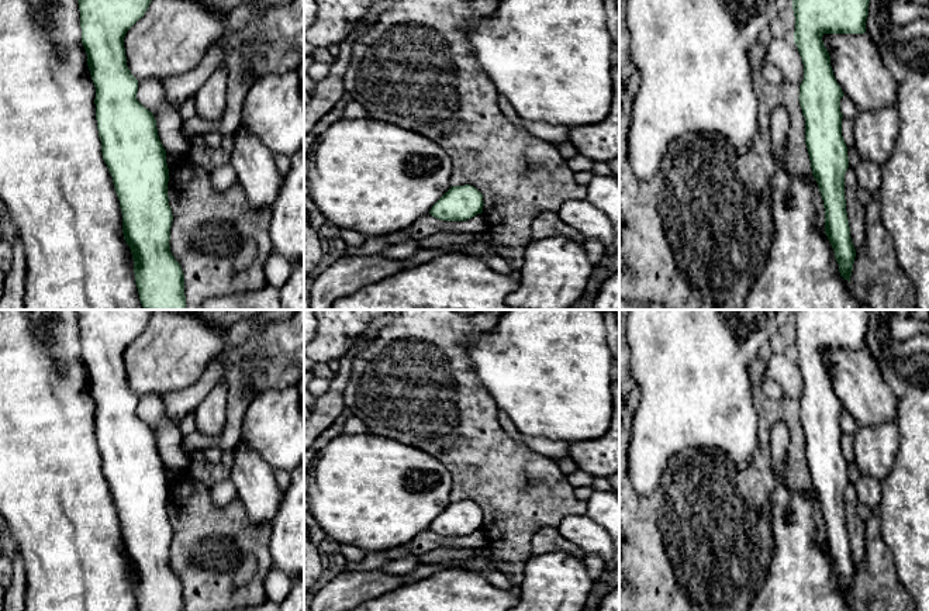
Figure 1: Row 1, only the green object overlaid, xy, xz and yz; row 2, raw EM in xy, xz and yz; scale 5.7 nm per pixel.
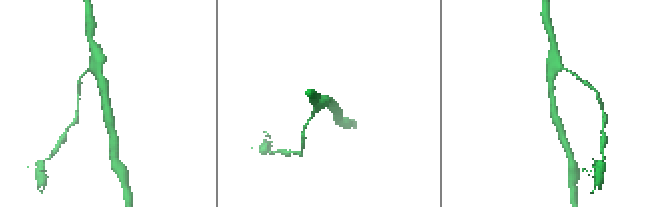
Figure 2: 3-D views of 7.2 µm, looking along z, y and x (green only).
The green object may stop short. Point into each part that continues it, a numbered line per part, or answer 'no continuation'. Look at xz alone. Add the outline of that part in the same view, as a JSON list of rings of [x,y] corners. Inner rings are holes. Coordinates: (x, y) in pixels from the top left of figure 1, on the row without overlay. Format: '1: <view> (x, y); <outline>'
1: xz (372, 492); [[[342,434],[314,456],[307,474],[312,518],[341,545],[384,552],[411,543],[450,504],[450,472],[432,455],[388,436]]]

